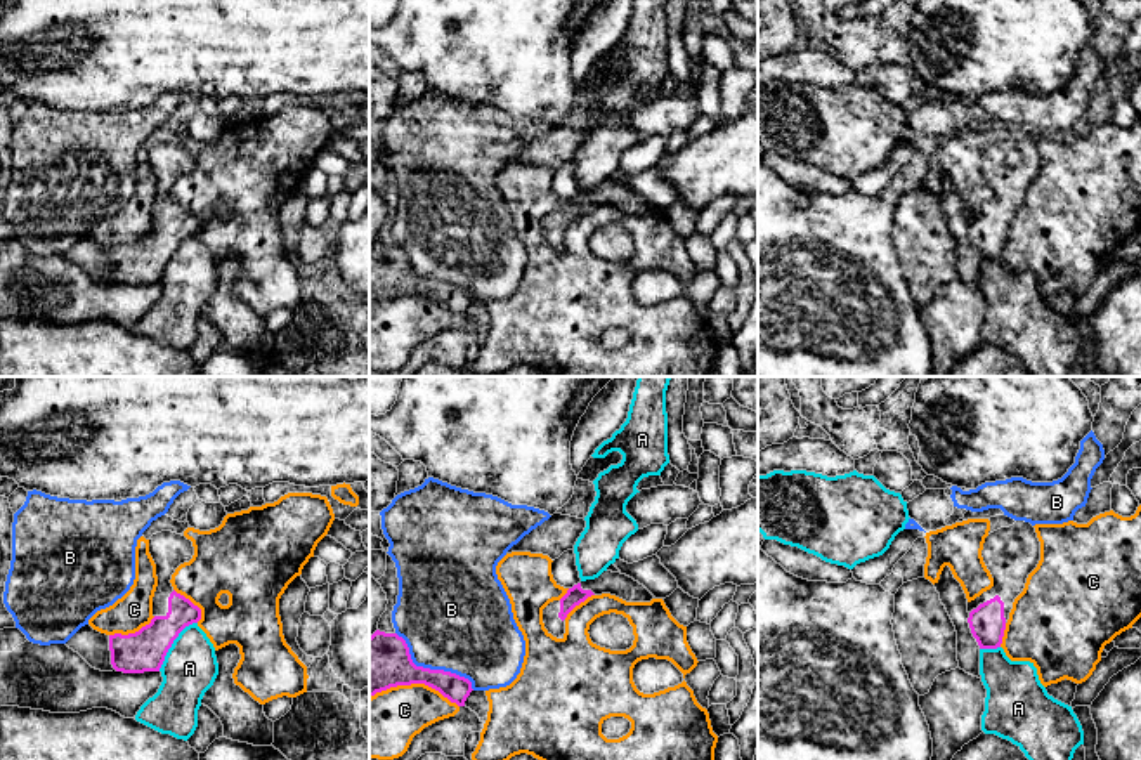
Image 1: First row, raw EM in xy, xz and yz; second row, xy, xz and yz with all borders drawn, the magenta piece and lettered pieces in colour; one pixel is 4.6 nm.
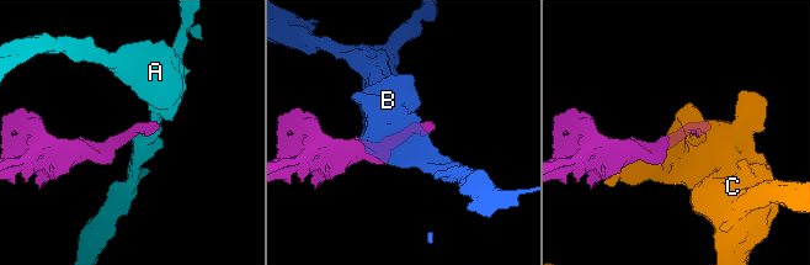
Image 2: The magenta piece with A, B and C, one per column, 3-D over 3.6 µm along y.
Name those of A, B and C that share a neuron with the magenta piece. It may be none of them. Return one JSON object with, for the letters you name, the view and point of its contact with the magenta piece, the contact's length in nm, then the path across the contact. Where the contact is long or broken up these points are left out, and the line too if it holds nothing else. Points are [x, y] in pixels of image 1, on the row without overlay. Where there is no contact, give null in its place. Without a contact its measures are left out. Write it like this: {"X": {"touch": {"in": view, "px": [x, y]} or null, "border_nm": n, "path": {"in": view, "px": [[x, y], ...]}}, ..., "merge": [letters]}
{"merge": []}

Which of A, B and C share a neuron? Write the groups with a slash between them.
A / B / C

